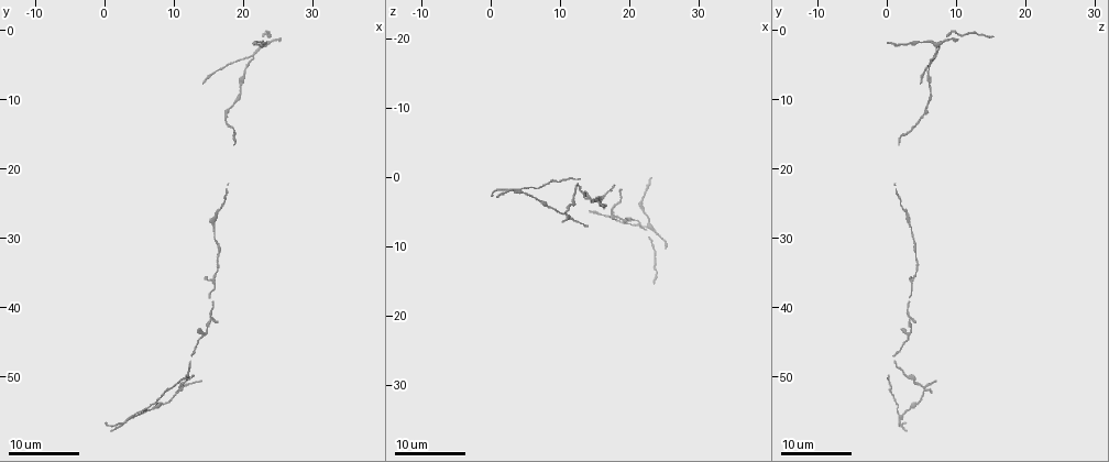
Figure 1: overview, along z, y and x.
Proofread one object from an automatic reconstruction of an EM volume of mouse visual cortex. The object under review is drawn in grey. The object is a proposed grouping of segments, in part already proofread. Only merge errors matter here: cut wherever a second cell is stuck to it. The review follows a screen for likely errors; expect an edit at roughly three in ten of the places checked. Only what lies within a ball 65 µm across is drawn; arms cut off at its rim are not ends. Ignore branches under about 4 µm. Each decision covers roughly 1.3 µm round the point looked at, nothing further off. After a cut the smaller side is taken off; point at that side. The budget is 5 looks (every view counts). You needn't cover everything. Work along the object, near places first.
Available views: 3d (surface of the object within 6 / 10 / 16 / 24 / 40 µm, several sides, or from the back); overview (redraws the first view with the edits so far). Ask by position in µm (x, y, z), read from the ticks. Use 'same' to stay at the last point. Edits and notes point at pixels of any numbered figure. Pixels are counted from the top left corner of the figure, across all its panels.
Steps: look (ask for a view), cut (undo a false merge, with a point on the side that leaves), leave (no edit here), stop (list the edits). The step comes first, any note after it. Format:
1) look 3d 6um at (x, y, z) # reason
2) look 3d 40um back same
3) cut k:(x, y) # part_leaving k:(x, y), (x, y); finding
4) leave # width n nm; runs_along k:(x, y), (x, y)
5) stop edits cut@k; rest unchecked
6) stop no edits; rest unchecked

look 3d 16um at (18.0, 11.0, 6.0) # narrows sharply

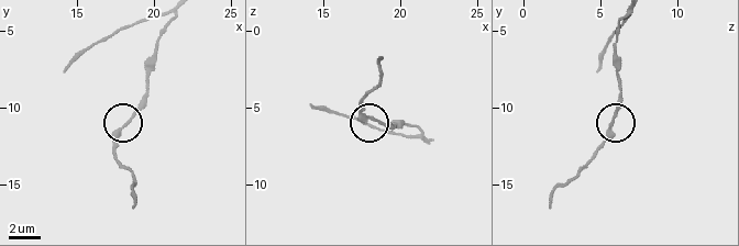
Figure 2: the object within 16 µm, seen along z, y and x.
look 3d 6um at (18.2, 10.8, 5.8)

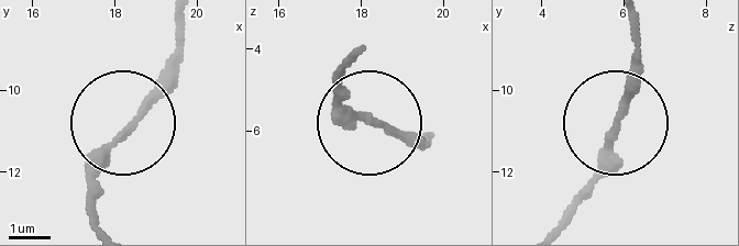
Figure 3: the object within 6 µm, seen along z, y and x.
leave # width 180 nm; all the same cell

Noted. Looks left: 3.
look 3d 24um at (21.5, 3.5, 7.0) # a fork

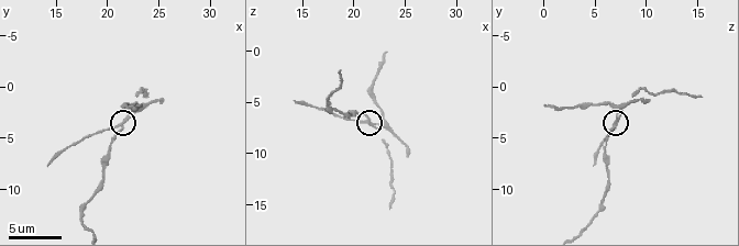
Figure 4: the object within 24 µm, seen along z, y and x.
look 3d 10um at (21.2, 4.0, 7.0)

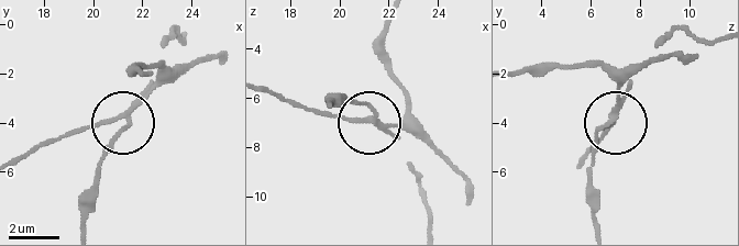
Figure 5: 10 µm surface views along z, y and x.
cut 5:(157, 82) # arms 3; part_leaving 5:(131, 109), (20, 155); a second cell is stuck on

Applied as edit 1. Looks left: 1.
stop edits cut@5; rest unchecked

